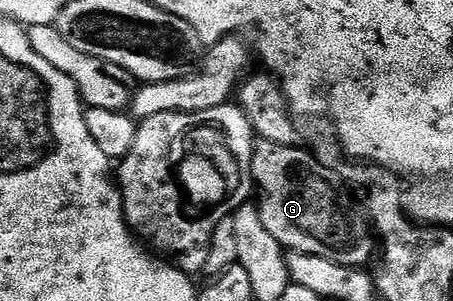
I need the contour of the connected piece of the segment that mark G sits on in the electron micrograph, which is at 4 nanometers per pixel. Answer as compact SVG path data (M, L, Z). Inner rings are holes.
M268 140L256 143L251 170L258 191L259 188L263 191L263 204L258 205L261 222L284 249L317 258L329 258L329 262L337 262L341 266L367 266L371 255L374 252L376 255L377 240L373 235L372 225L361 215L356 201L349 195L347 185L336 172L321 166L319 159L306 148L274 144Z

